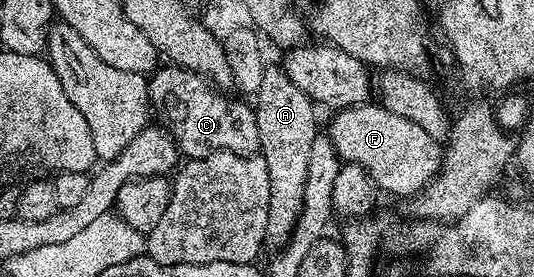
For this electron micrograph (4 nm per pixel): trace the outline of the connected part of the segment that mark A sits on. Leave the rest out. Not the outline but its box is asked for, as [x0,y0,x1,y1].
[252,64,319,247]

